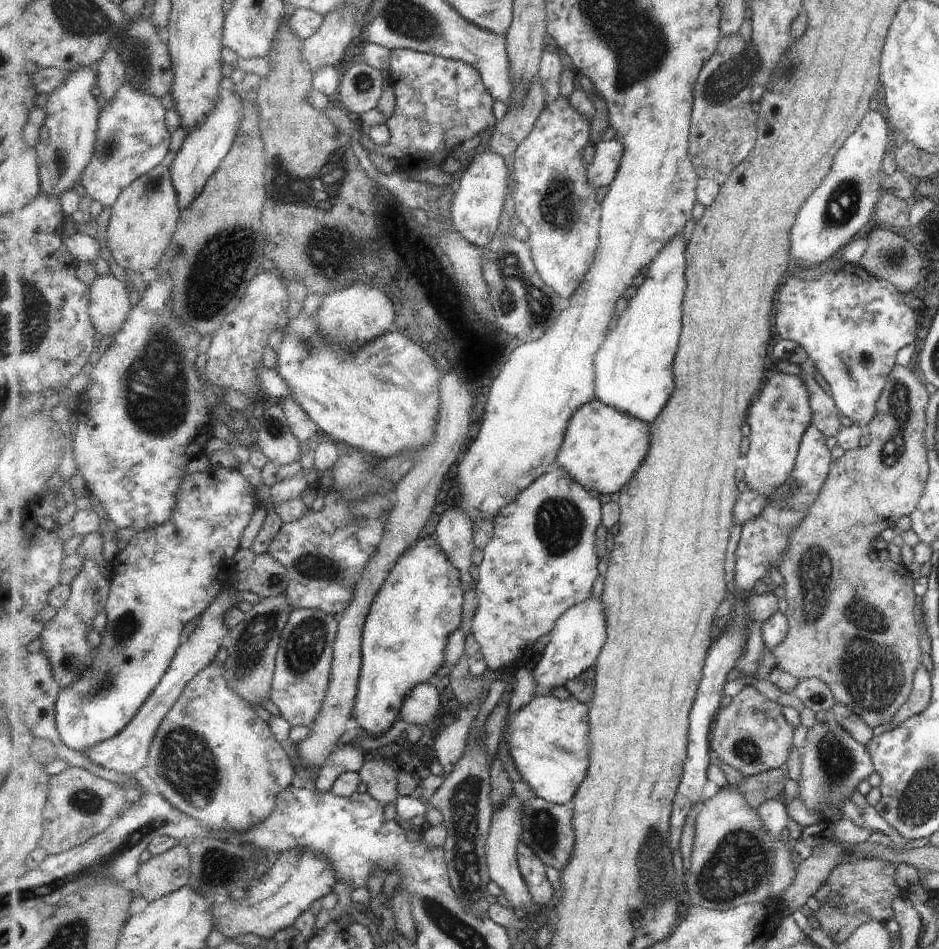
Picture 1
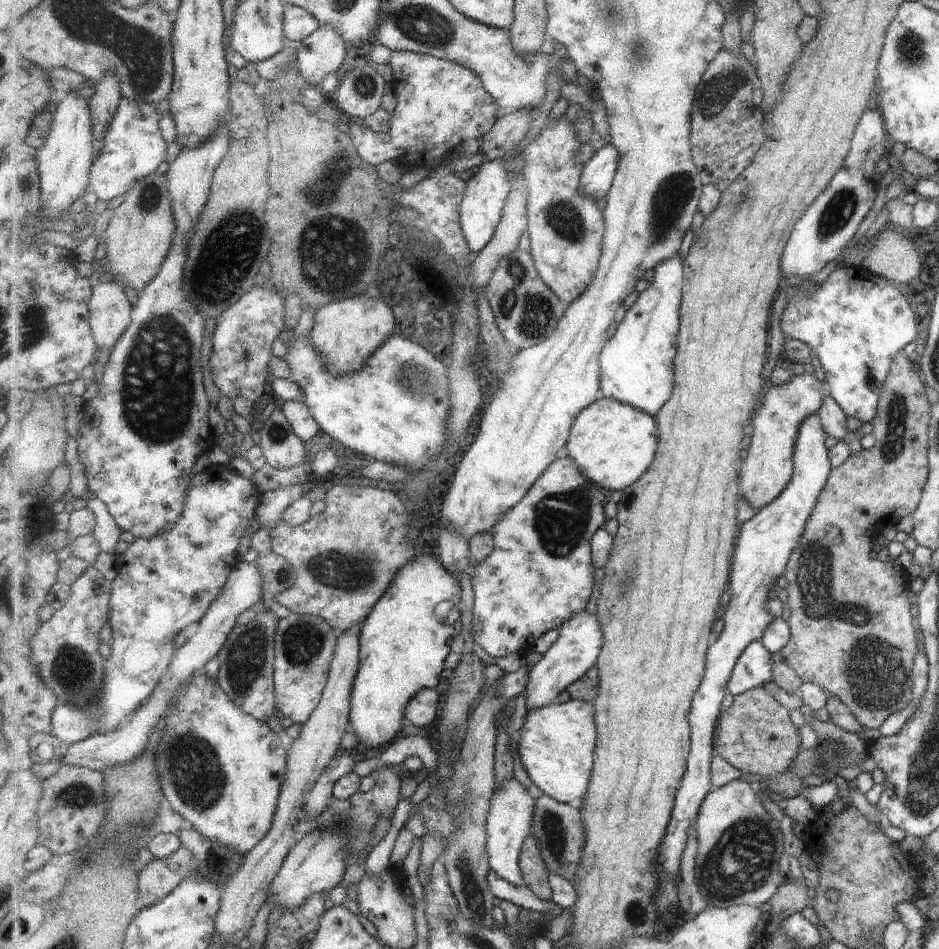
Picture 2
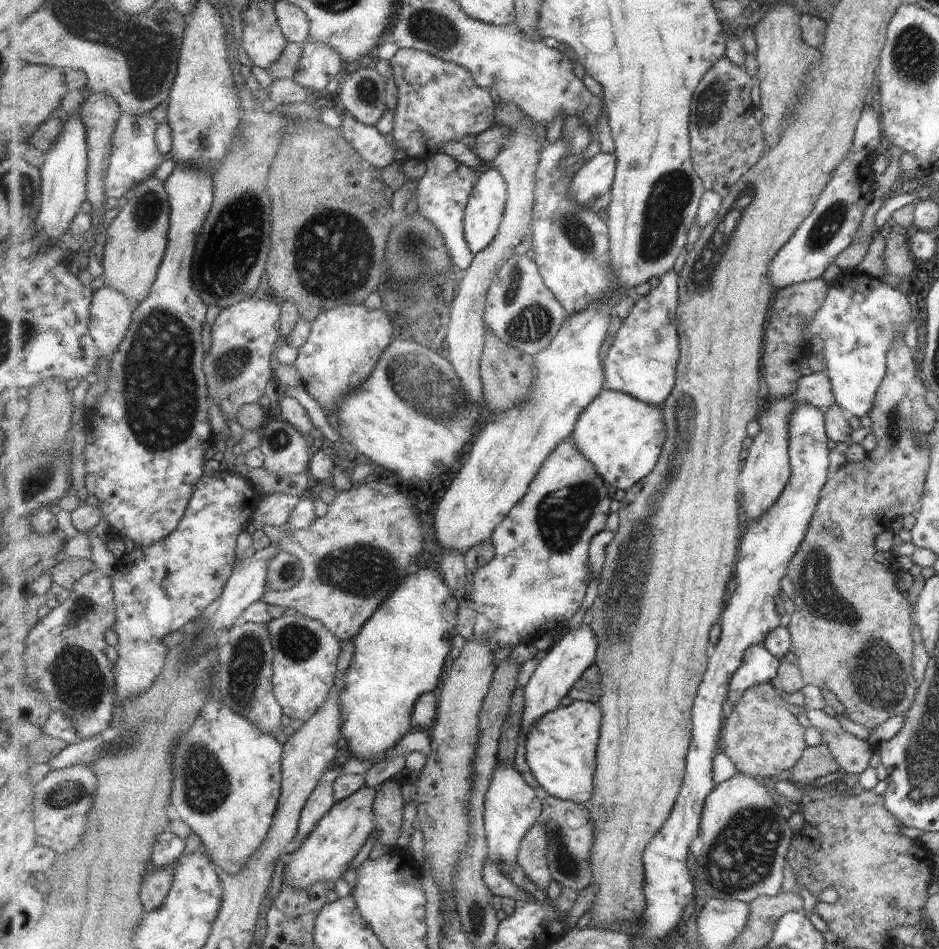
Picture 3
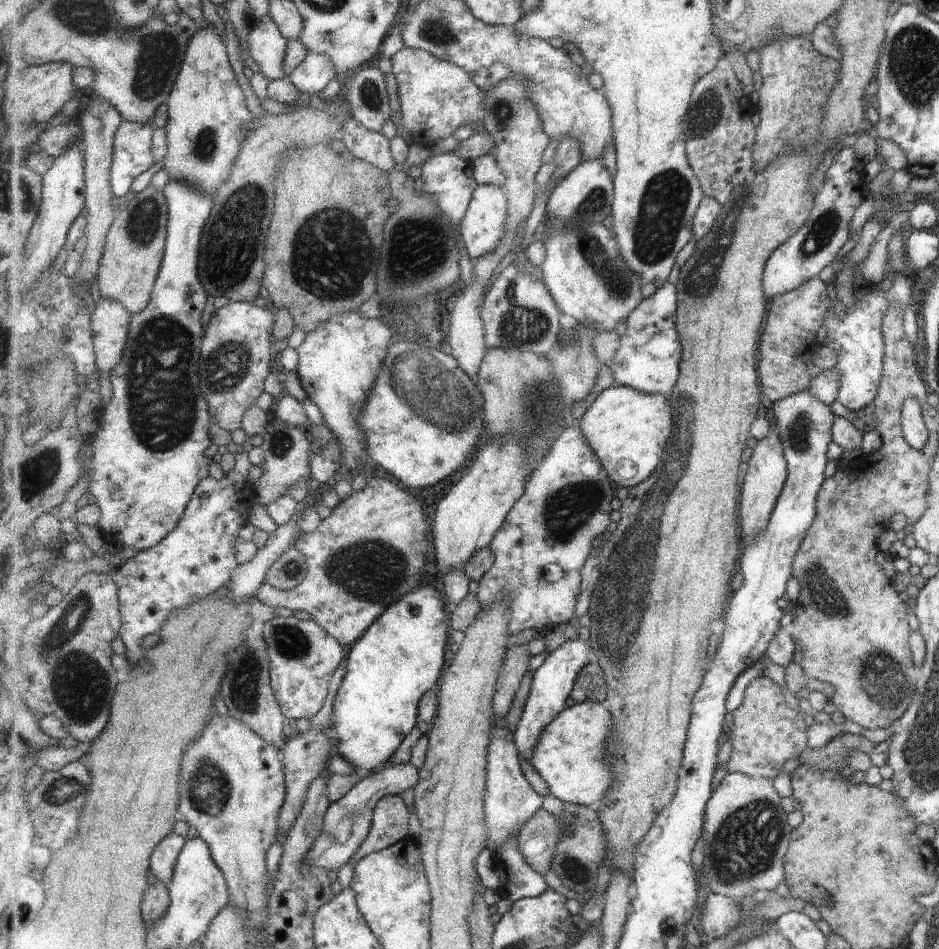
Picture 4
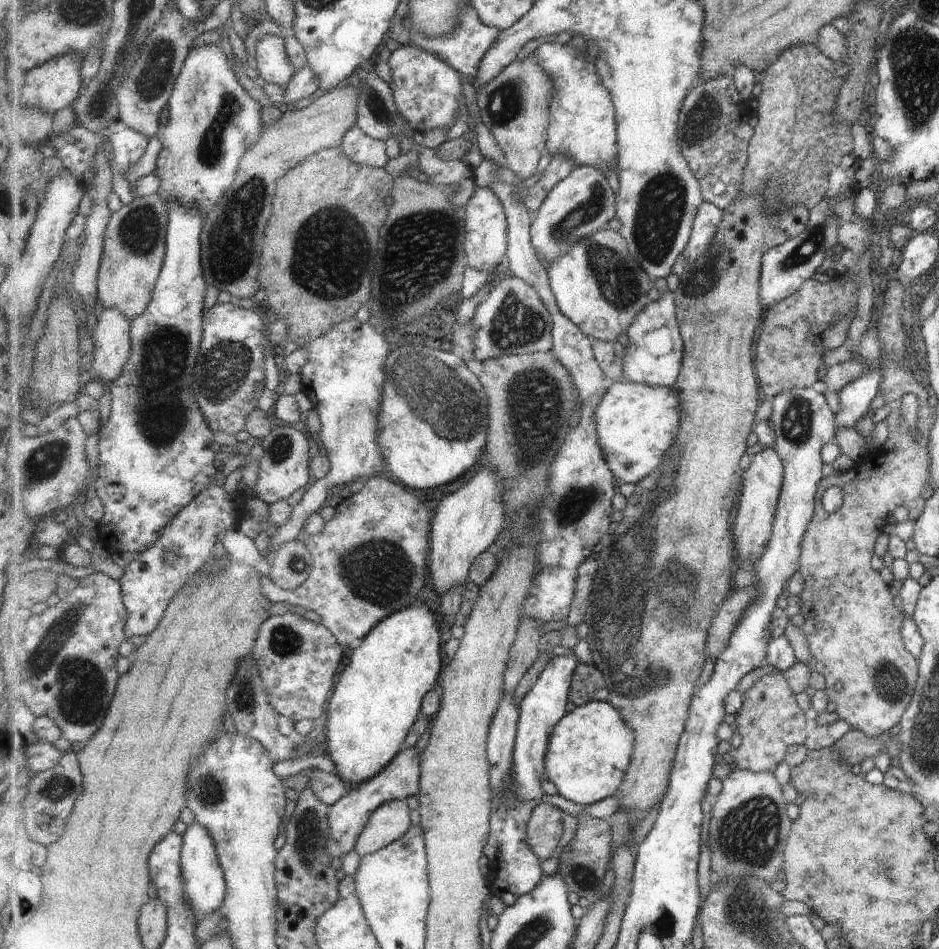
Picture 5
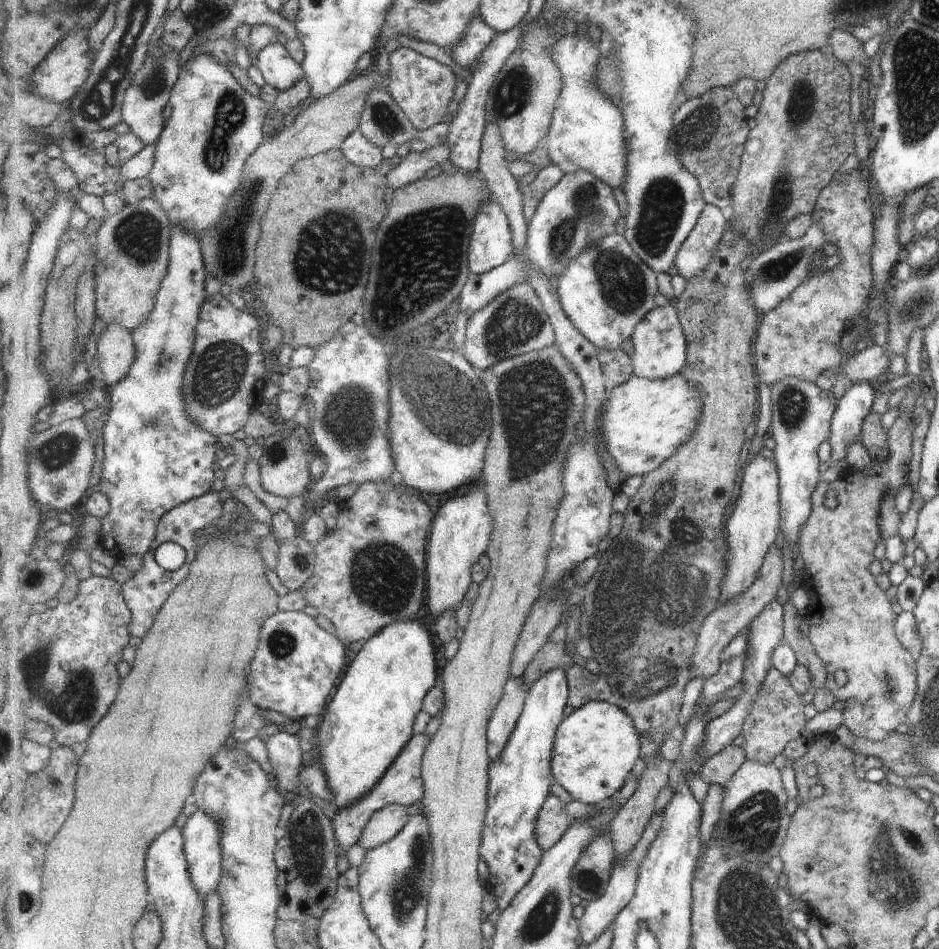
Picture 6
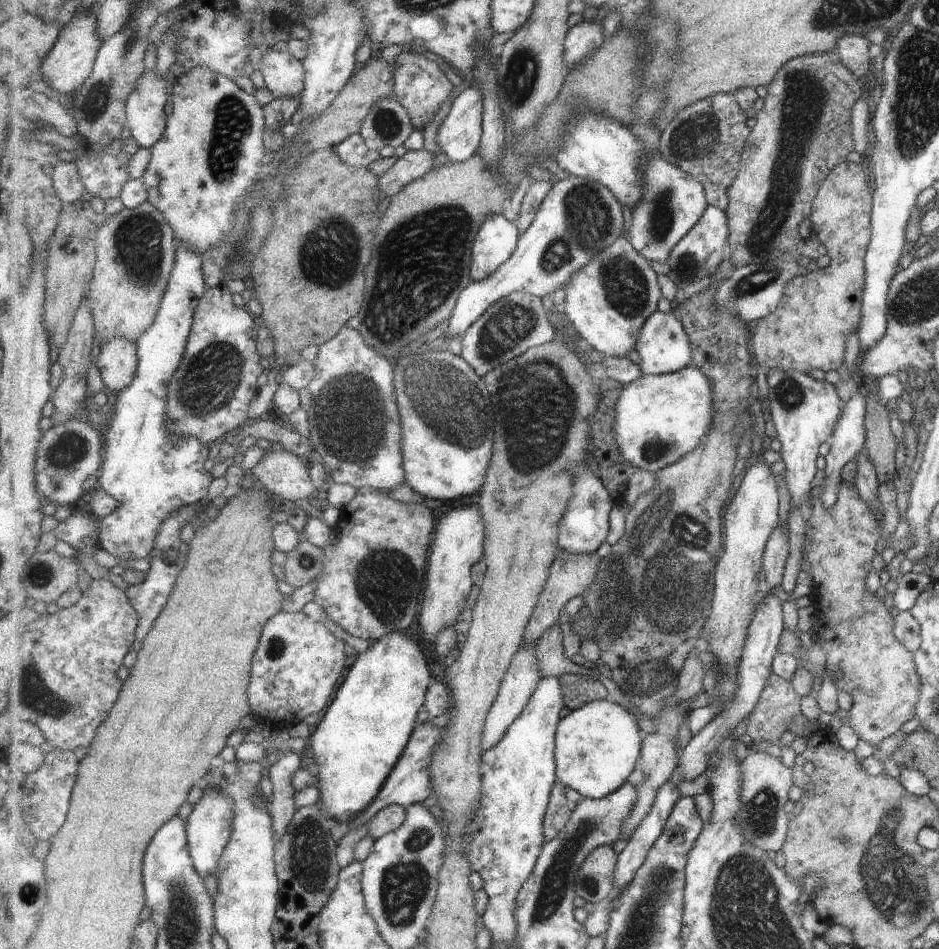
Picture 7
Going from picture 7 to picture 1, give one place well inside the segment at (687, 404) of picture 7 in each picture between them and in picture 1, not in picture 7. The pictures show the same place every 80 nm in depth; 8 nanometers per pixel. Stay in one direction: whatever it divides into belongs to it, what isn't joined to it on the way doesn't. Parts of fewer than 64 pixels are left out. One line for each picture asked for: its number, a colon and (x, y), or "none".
1: (603, 448)
2: (613, 443)
3: (622, 436)
4: (627, 430)
5: (636, 423)
6: (644, 422)

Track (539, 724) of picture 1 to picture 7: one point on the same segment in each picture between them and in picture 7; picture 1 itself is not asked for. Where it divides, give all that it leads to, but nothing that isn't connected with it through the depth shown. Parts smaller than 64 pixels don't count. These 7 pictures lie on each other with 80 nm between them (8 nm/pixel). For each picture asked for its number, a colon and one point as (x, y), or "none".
2: (557, 746)
3: (561, 750)
4: (573, 756)
5: (592, 747)
6: (597, 747)
7: (597, 746)

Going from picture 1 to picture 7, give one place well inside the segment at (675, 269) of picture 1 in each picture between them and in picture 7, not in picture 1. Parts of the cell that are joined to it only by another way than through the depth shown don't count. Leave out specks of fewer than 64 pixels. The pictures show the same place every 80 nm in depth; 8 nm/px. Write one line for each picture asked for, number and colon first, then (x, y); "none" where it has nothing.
2: (638, 364)
3: (642, 360)
4: (649, 357)
5: (654, 353)
6: (659, 344)
7: (665, 347)

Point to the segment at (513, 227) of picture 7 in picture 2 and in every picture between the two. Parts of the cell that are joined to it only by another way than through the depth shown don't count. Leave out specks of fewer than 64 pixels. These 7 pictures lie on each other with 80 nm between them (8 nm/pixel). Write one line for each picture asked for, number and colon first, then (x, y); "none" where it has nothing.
2: (487, 192)
3: (485, 211)
4: (483, 229)
5: (487, 245)
6: (491, 246)

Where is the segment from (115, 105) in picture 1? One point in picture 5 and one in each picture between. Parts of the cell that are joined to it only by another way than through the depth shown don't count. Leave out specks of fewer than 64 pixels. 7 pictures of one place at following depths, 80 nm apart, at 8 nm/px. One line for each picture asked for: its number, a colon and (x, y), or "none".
2: (134, 148)
3: (135, 157)
4: (133, 146)
5: (129, 146)

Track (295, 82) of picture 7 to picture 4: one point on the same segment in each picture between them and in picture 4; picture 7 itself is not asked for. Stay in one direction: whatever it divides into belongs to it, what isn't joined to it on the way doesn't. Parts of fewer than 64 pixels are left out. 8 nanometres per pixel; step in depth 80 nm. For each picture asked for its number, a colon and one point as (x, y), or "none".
4: (267, 44)
5: (274, 66)
6: (278, 68)

